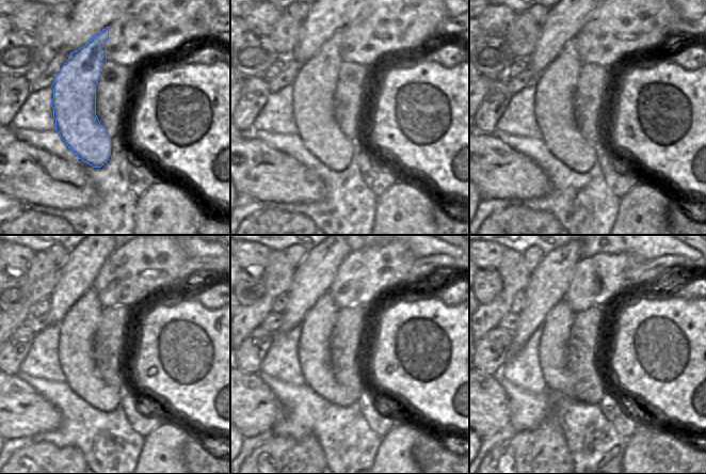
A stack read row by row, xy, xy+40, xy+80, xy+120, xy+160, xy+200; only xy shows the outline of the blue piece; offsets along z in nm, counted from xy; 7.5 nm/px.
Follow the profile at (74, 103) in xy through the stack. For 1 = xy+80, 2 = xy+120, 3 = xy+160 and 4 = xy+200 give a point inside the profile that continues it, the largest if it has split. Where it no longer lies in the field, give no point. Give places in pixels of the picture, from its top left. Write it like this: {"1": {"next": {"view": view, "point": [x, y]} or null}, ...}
{"1": {"next": {"view": "xy+80", "point": [554, 107]}}, "2": {"next": {"view": "xy+120", "point": [77, 329]}}, "3": {"next": {"view": "xy+160", "point": [315, 341]}}, "4": {"next": {"view": "xy+200", "point": [552, 351]}}}

